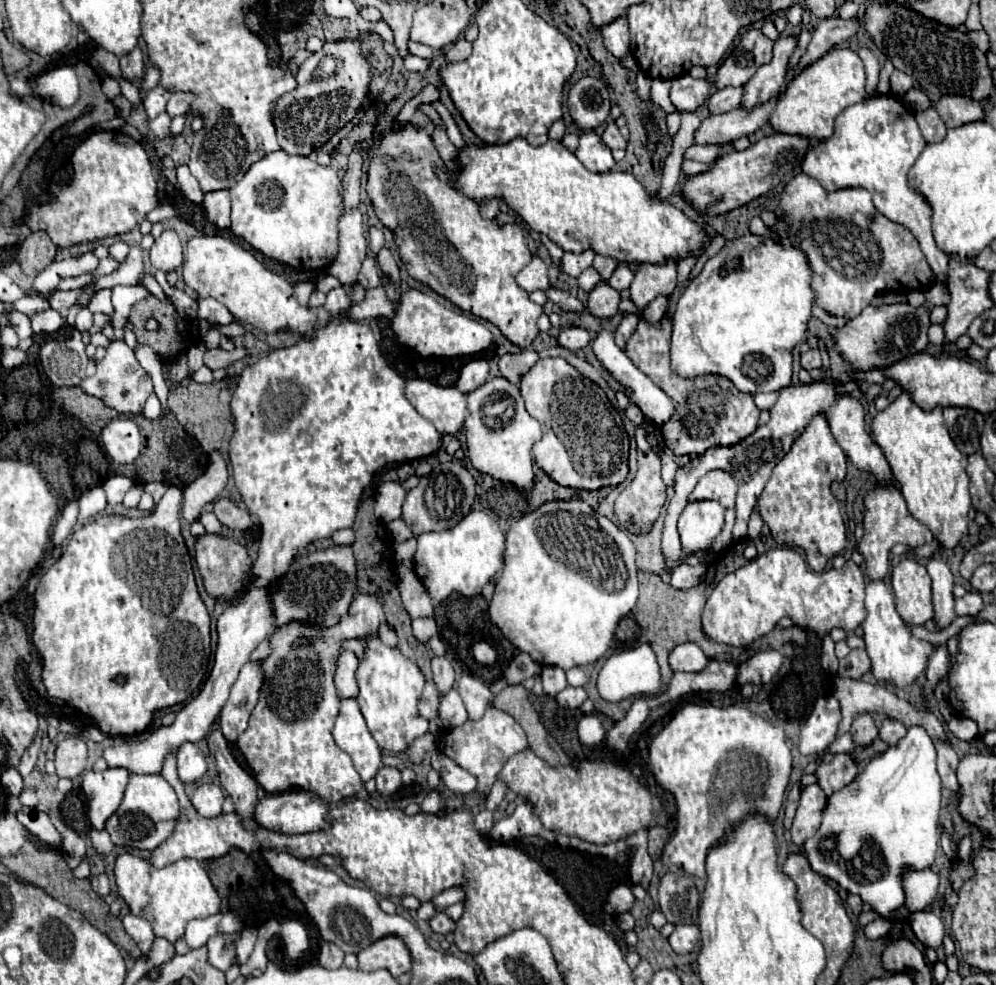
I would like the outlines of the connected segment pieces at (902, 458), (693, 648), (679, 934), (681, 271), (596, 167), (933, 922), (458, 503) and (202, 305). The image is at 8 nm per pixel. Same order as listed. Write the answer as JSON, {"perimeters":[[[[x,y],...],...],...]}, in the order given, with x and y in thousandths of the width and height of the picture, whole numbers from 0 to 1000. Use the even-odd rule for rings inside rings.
{"perimeters":[[[[906,399],[888,417],[878,421],[873,438],[896,474],[896,482],[914,521],[934,535],[946,555],[958,557],[972,541],[974,484],[970,480],[972,464],[956,450],[946,425],[946,413],[928,417],[914,405],[912,399]]],[[[685,653],[673,663],[673,677],[677,681],[705,681],[711,673],[711,667],[697,653]]],[[[679,939],[675,949],[671,951],[673,961],[683,970],[693,968],[699,961],[701,953],[703,953],[703,945],[699,939]]],[[[689,261],[689,263],[685,263],[683,267],[681,267],[681,289],[685,289],[689,283],[691,283],[691,277],[693,277],[693,273],[697,271],[697,261]]],[[[588,133],[582,137],[582,145],[576,157],[586,165],[590,174],[596,174],[596,176],[608,176],[616,170],[612,151],[604,145],[602,137],[598,137],[596,133]]],[[[920,925],[916,927],[916,943],[920,947],[920,951],[936,963],[942,963],[946,959],[946,951],[948,951],[948,939],[946,935],[936,927],[936,925]]],[[[454,466],[436,474],[432,482],[422,484],[422,490],[408,501],[408,509],[404,513],[404,527],[418,545],[432,539],[446,539],[456,535],[474,519],[474,509],[476,486],[462,468]]],[[[207,302],[207,304],[197,304],[199,306],[199,324],[205,324],[213,330],[229,330],[235,324],[235,320],[221,308],[221,306],[215,306],[213,302]]]]}

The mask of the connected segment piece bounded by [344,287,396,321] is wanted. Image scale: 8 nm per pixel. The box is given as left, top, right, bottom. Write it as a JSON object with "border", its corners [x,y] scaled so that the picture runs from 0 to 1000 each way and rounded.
{"border":[[[376,291],[369,293],[365,306],[357,308],[351,316],[345,318],[345,322],[351,326],[365,326],[369,322],[382,322],[382,320],[396,322],[396,318],[398,318],[398,308],[394,308],[388,302],[386,291]]]}

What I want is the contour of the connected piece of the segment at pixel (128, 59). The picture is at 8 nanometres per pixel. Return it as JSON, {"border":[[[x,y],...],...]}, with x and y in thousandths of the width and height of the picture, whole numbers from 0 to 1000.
{"border":[[[137,48],[135,52],[122,56],[120,58],[120,68],[122,68],[124,78],[129,78],[129,80],[135,80],[135,78],[143,80],[145,78],[145,56],[143,56],[141,48]]]}

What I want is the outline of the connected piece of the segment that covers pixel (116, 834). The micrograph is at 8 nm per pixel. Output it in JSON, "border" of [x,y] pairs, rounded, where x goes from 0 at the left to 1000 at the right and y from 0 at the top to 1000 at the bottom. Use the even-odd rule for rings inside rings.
{"border":[[[131,787],[124,811],[118,823],[106,834],[106,844],[118,860],[155,864],[163,854],[167,854],[173,848],[179,825],[181,819],[177,803],[163,787]]]}

